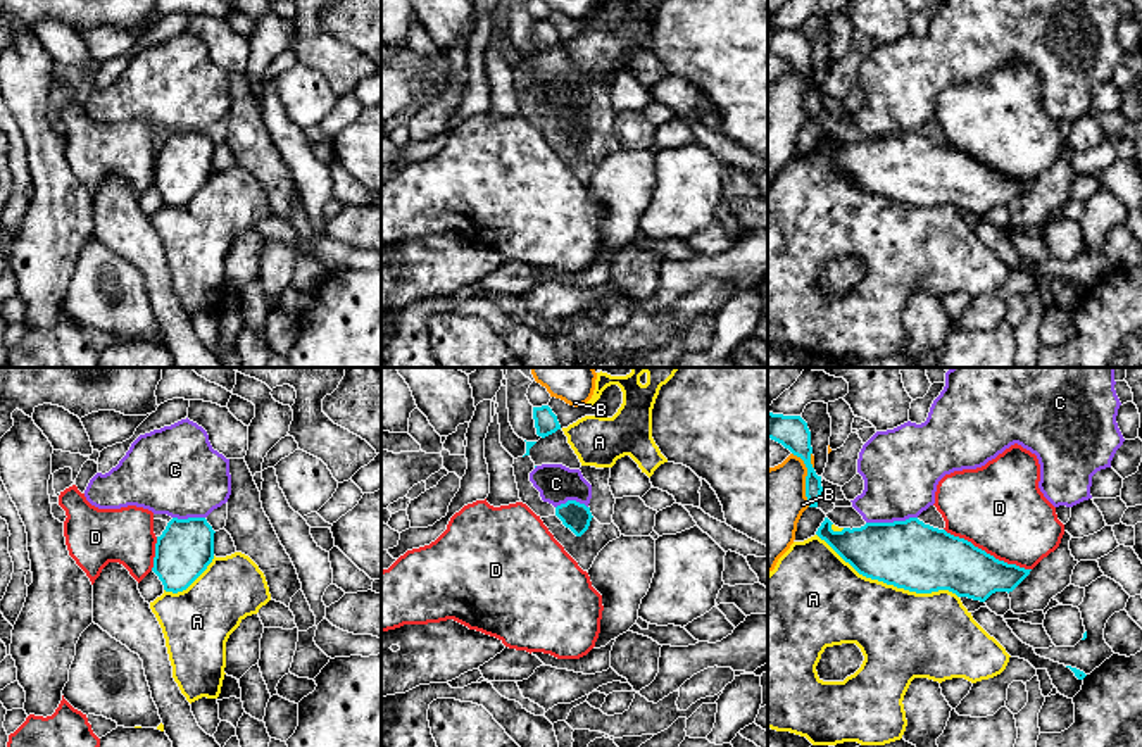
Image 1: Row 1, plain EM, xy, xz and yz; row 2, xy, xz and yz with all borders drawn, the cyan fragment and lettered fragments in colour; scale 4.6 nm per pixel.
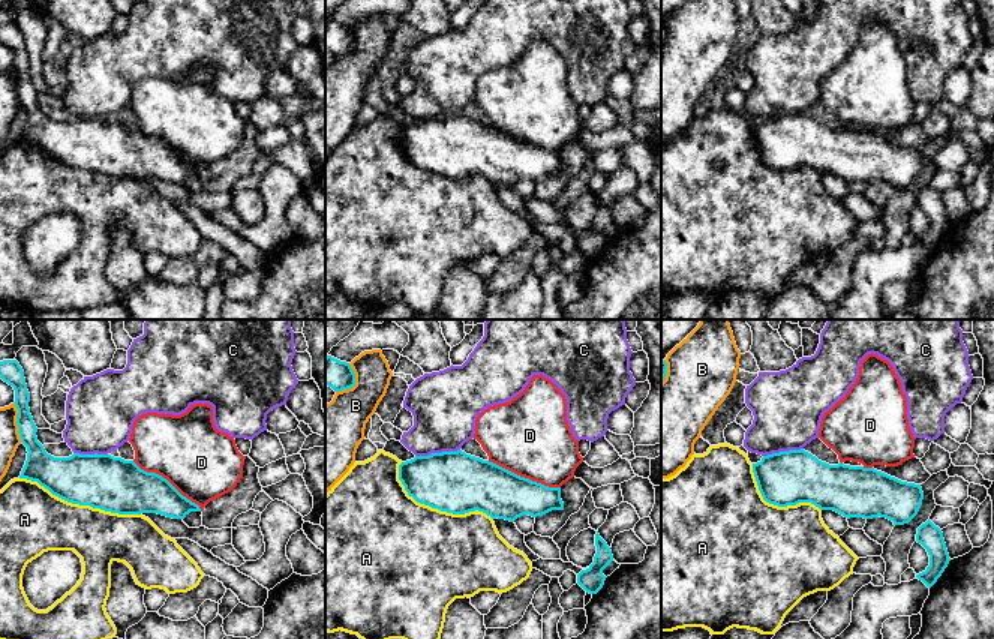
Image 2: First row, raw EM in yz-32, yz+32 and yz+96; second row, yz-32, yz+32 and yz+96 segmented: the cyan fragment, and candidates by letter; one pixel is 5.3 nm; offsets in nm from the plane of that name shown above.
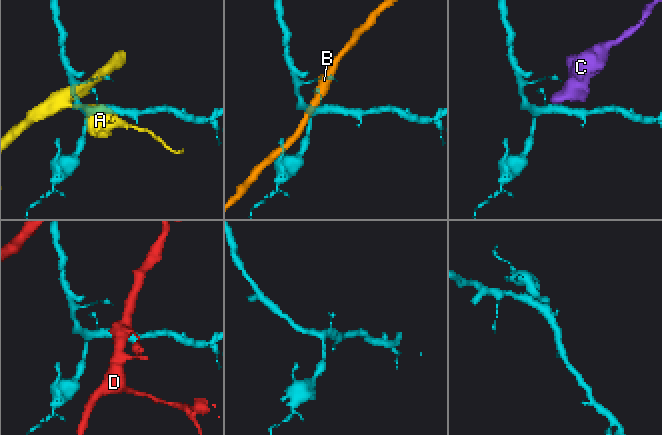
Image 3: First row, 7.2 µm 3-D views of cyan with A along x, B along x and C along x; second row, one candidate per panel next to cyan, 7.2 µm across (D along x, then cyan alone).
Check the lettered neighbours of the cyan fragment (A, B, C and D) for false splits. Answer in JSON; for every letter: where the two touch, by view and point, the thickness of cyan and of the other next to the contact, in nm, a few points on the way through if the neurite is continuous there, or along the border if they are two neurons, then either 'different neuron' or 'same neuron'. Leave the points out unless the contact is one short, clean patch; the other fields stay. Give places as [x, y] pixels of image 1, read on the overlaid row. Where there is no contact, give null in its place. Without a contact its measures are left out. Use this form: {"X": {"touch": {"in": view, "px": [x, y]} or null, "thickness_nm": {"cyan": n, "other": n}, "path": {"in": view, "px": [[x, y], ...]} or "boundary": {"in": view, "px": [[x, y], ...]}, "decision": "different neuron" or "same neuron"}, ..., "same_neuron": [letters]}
{"A": {"touch": {"in": "yz", "px": [887, 583]}, "thickness_nm": {"cyan": 320, "other": 400}, "decision": "different neuron"}, "B": {"touch": {"in": "yz", "px": [806, 478]}, "thickness_nm": {"cyan": 150, "other": 320}, "decision": "different neuron"}, "C": {"touch": {"in": "yz", "px": [891, 523]}, "thickness_nm": {"cyan": 320, "other": 360}, "boundary": {"in": "yz", "px": [[916, 516], [866, 523]]}, "decision": "different neuron"}, "D": {"touch": {"in": "yz", "px": [985, 552]}, "thickness_nm": {"cyan": 280, "other": 420}, "decision": "different neuron"}, "same_neuron": []}

